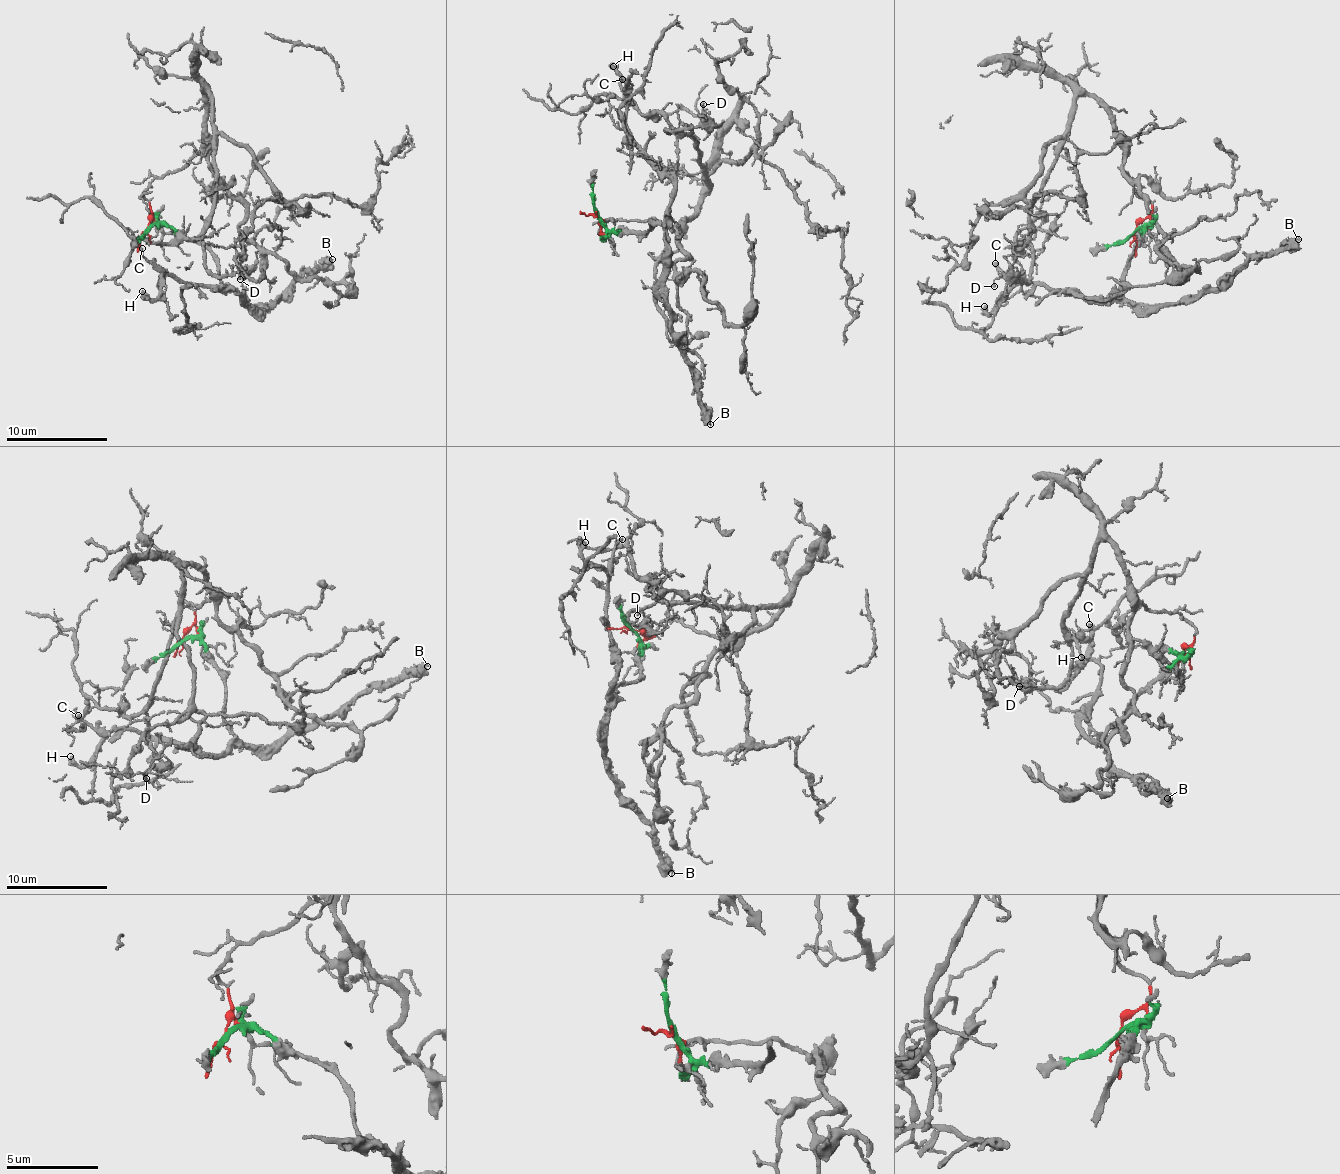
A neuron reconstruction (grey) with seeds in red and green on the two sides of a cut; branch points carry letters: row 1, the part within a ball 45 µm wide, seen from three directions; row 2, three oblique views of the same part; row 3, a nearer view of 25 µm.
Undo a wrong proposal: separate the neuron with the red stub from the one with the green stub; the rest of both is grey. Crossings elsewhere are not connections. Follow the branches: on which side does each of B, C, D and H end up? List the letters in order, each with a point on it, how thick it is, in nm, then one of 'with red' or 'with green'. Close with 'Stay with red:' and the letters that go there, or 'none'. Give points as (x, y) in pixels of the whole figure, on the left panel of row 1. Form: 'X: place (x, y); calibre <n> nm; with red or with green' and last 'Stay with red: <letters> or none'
B: place (332, 259); calibre 400 nm; with green
C: place (142, 248); calibre 190 nm; with green
D: place (240, 279); calibre 90 nm; with red
H: place (142, 291); calibre 280 nm; with green
Stay with red: D

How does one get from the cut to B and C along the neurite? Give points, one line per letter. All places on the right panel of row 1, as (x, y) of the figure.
B: (1134, 231), (1145, 227), (1120, 291), (1133, 302), (1168, 304), (1217, 293), (1251, 258), (1270, 258), (1298, 238)
C: (1134, 231), (1145, 227), (1136, 240), (1119, 291), (1103, 300), (1078, 298), (1041, 285), (1008, 281), (994, 262)

